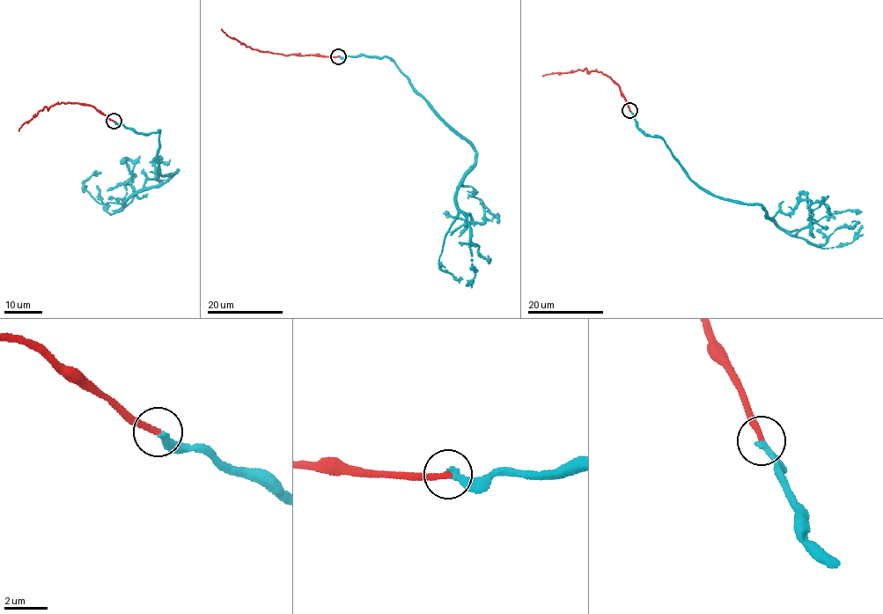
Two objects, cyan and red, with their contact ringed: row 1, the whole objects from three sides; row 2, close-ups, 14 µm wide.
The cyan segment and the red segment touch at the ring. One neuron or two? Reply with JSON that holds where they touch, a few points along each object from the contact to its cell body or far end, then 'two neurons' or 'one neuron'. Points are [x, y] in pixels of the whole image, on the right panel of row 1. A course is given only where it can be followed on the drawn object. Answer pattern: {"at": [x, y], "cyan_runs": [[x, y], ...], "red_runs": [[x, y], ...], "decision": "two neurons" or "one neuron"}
{"at": [629, 110], "cyan_runs": [[629, 110], [638, 127], [662, 140], [702, 187], [761, 206], [789, 231], [834, 212], [859, 213]], "red_runs": [[629, 109], [618, 85], [602, 72], [584, 68], [541, 76]], "decision": "one neuron"}

